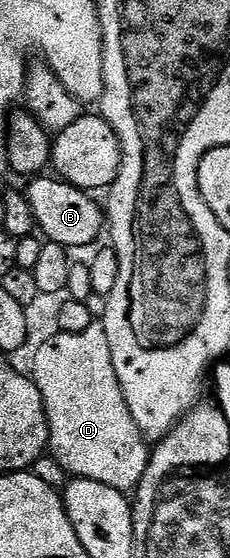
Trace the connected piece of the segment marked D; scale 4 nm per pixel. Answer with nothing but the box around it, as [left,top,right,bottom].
[32,324,152,492]

